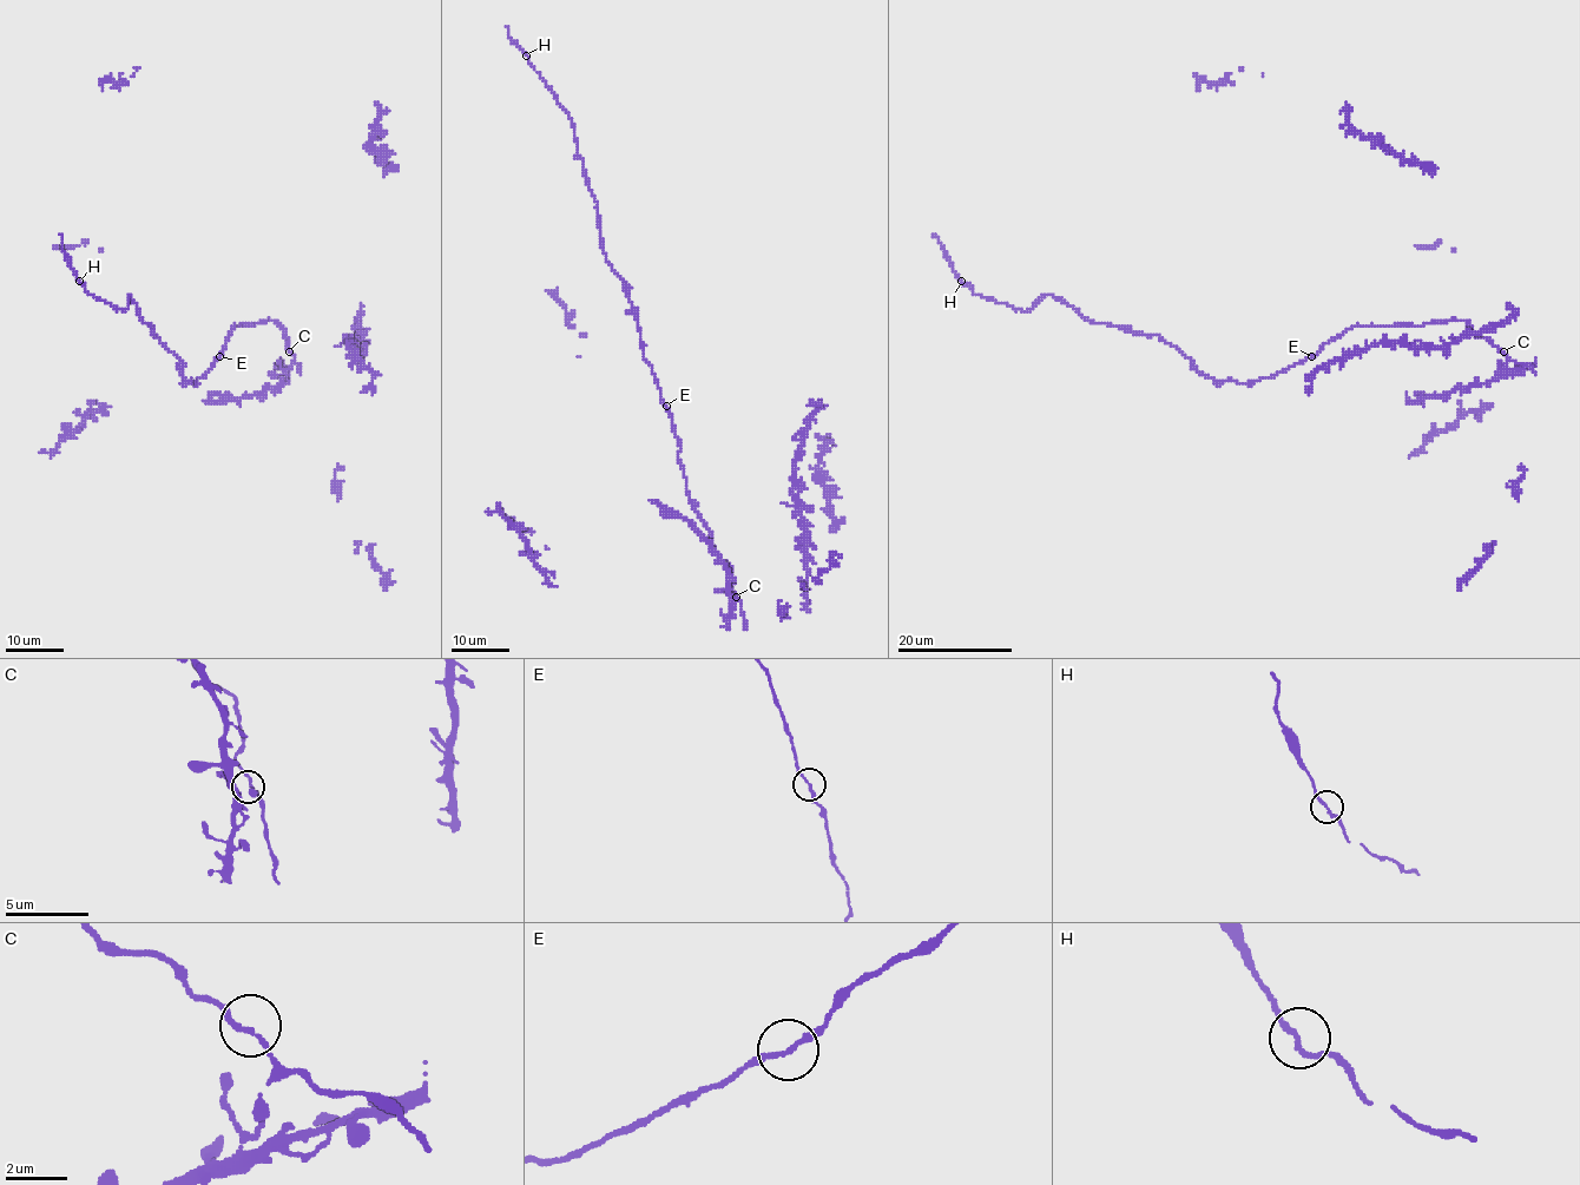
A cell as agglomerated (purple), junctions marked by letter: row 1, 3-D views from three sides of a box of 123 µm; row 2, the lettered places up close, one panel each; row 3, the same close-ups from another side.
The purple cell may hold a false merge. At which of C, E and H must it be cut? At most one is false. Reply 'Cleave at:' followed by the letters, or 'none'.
Cleave at: none

